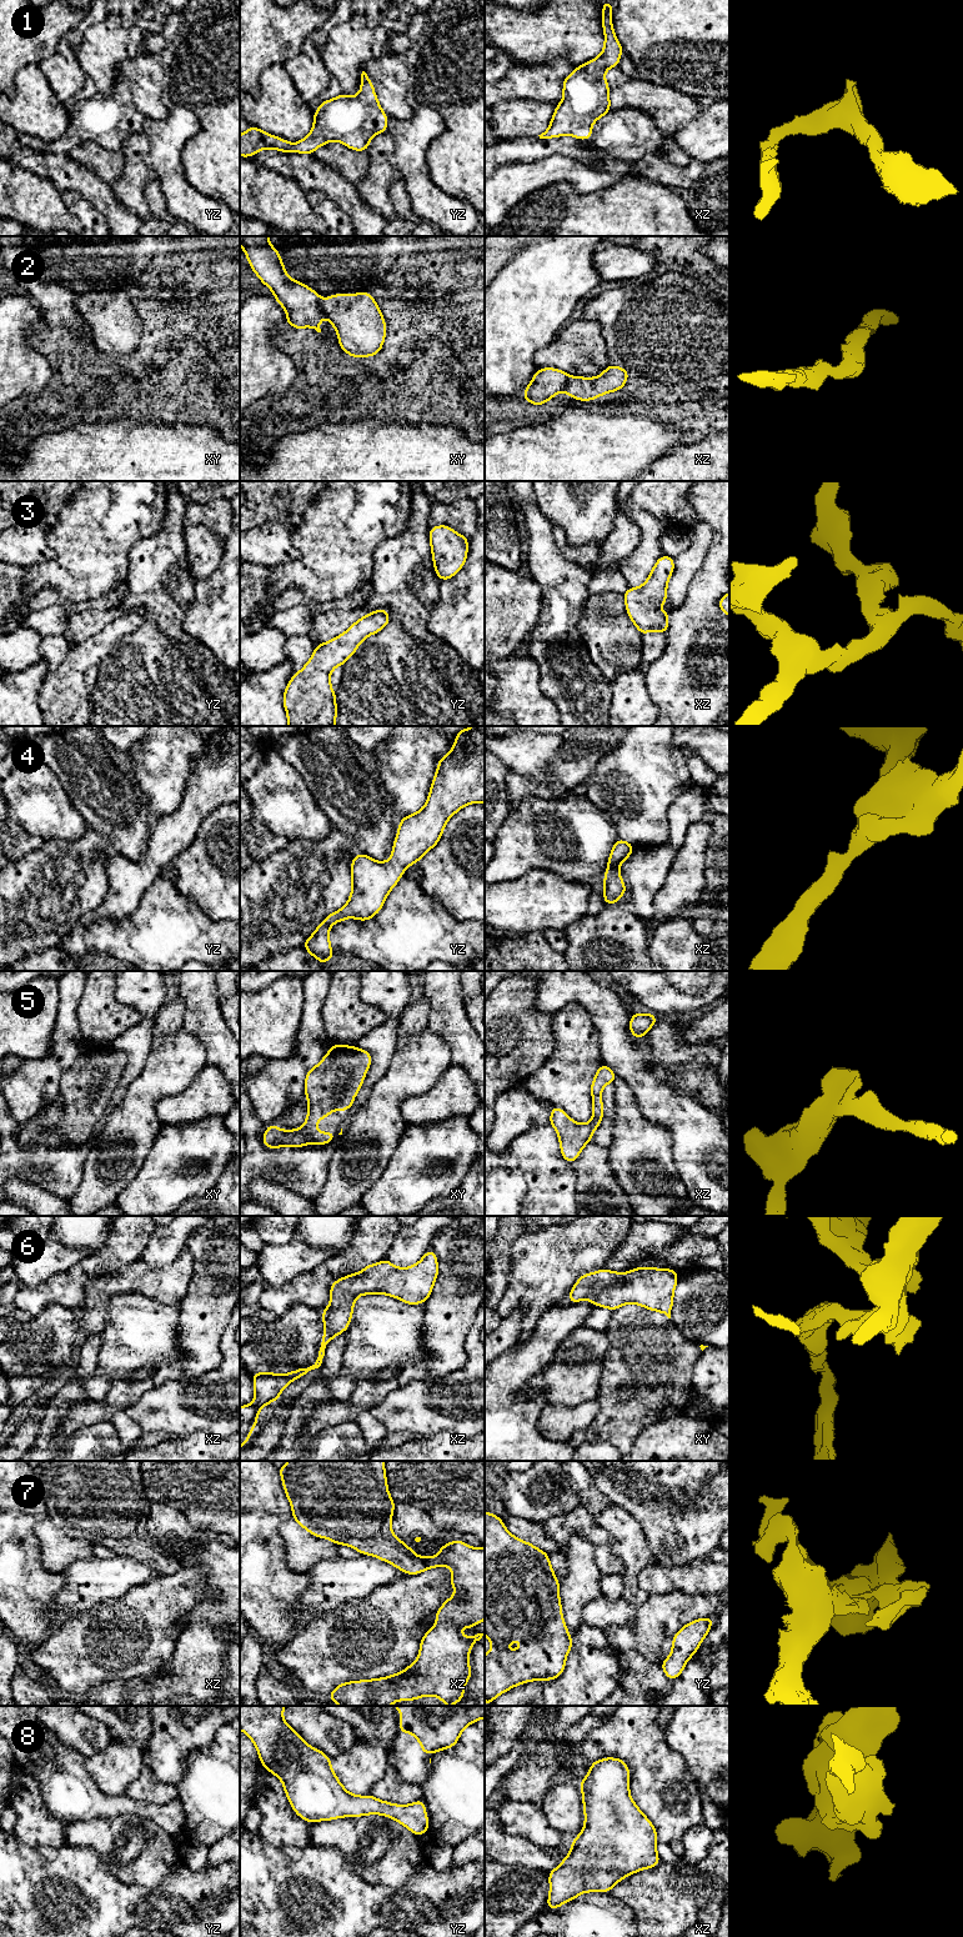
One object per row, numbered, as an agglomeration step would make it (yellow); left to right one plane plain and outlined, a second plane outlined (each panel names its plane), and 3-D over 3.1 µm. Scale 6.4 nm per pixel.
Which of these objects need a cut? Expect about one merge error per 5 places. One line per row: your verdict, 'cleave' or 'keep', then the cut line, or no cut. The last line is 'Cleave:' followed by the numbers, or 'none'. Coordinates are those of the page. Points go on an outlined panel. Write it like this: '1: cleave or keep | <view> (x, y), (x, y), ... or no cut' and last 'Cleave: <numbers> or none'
1: keep | no cut
2: cleave | xy (320, 300), (320, 308), (324, 314)
3: keep | no cut
4: keep | no cut
5: keep | no cut
6: keep | no cut
7: keep | no cut
8: keep | no cut
Cleave: 2

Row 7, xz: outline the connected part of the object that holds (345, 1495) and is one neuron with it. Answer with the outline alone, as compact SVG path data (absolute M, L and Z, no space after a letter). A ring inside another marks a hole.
M289 1461L279 1472L294 1521L312 1536L383 1560L406 1575L441 1566L452 1570L450 1581L456 1593L437 1610L436 1625L423 1635L417 1661L388 1677L341 1683L327 1700L341 1706L390 1706L425 1696L436 1696L447 1706L462 1701L465 1685L472 1676L468 1655L483 1633L467 1638L458 1627L471 1628L485 1620L485 1547L473 1548L456 1540L443 1545L432 1558L416 1556L391 1530L396 1503L387 1488L385 1461Z

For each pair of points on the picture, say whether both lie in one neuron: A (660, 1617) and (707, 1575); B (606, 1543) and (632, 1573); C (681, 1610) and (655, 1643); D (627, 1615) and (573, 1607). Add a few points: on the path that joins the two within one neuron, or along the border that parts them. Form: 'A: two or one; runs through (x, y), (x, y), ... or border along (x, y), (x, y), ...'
A: two; border along (656, 1593), (671, 1591), (716, 1593)
B: two; border along (610, 1536), (613, 1553), (623, 1565), (620, 1576)
C: one; runs through (672, 1616), (655, 1635)
D: two; border along (600, 1593), (583, 1608), (582, 1622)

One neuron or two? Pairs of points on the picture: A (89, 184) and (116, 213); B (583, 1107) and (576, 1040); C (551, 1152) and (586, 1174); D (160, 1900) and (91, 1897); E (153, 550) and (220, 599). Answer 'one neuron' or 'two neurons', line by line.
A: one neuron
B: one neuron
C: two neurons
D: one neuron
E: two neurons

